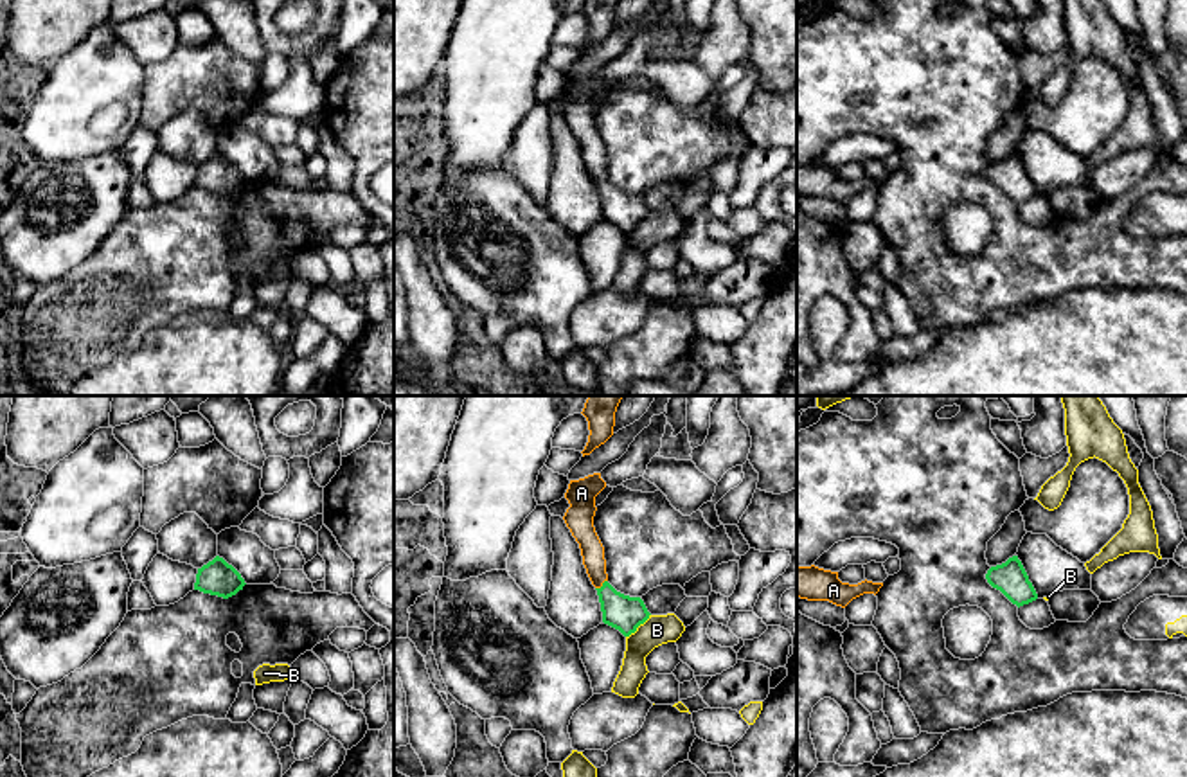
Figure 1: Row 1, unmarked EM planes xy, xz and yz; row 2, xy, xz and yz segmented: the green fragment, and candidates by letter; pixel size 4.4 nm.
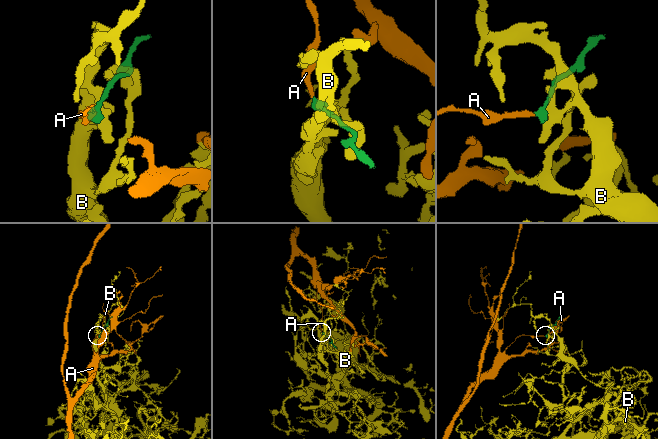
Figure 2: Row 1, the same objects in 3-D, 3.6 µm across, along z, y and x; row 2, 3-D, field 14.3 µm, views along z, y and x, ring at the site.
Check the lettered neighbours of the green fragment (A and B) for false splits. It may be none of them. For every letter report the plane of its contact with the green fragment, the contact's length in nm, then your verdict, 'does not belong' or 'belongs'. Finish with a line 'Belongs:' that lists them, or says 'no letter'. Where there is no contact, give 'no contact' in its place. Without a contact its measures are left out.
A: meets green in xz; contact 70 nm long; belongs
B: meets green in xz; contact 160 nm long; does not belong
Belongs: A

